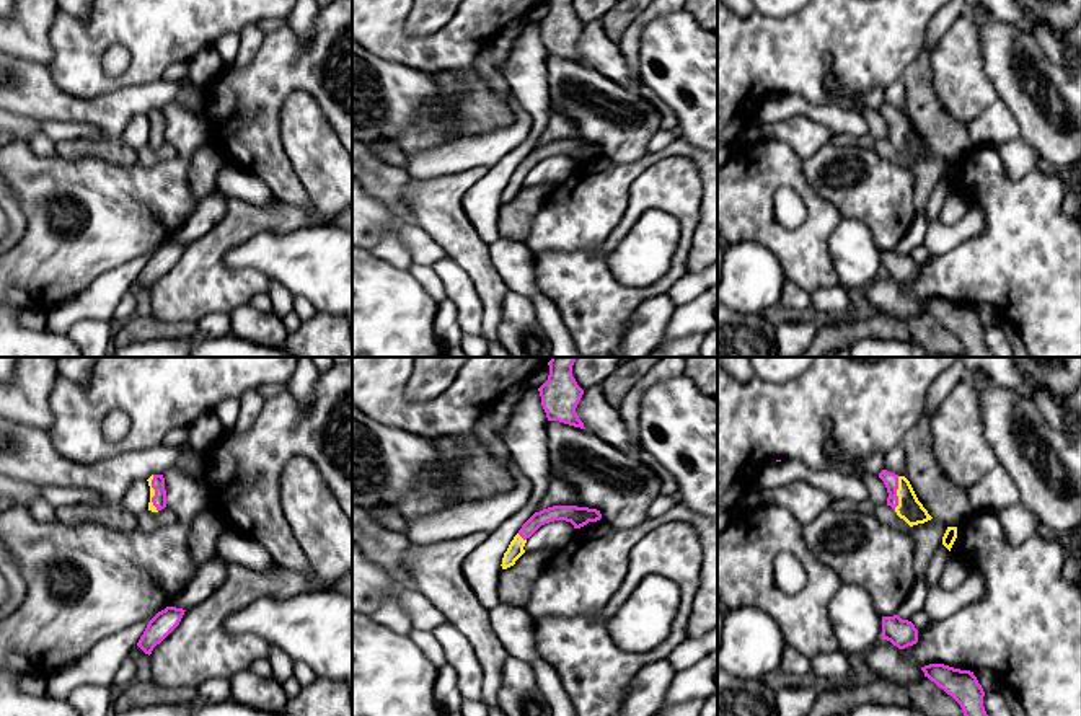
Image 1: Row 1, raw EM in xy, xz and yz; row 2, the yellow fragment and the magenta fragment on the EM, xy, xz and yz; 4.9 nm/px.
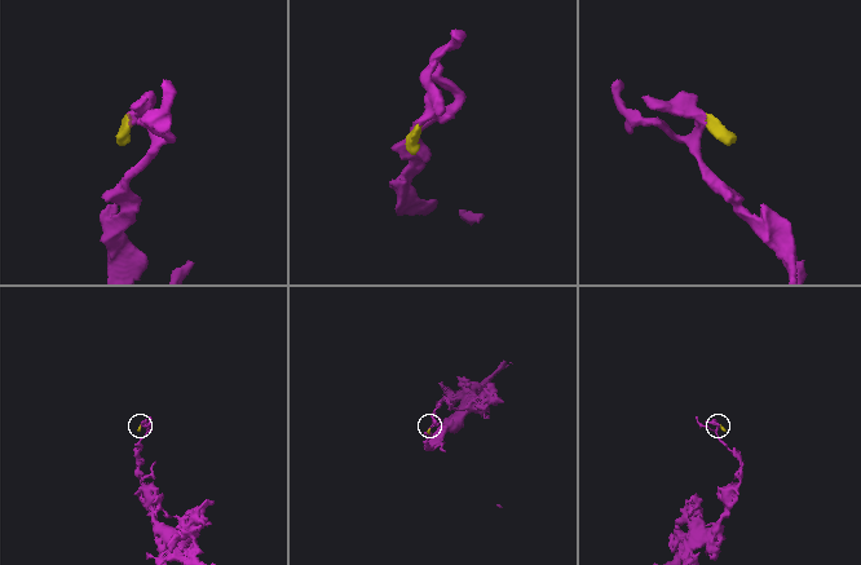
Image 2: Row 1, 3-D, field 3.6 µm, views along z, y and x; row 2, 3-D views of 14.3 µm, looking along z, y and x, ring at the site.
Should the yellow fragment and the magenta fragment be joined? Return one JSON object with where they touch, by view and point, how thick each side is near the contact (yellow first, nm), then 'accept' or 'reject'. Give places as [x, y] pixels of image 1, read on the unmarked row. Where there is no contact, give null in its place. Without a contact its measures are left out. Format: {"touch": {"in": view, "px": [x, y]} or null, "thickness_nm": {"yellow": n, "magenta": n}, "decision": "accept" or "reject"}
{"touch": {"in": "yz", "px": [897, 128]}, "thickness_nm": {"yellow": 120, "magenta": 80}, "decision": "accept"}

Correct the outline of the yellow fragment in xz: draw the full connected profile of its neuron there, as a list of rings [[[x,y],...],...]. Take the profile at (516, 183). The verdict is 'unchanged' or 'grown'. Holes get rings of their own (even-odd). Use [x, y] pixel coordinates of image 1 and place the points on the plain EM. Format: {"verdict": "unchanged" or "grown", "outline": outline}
{"verdict": "grown", "outline": [[[553,140],[535,147],[518,165],[518,168],[510,176],[507,186],[502,192],[502,204],[507,204],[515,199],[515,196],[525,188],[523,181],[527,175],[545,158],[554,155],[566,155],[580,163],[589,157],[597,157],[602,153],[600,145],[577,140]]]}

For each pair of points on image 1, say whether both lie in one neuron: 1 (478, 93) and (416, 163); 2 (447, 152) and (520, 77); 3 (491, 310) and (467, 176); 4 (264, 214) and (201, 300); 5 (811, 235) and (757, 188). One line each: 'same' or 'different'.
1: different
2: different
3: same
4: same
5: same

